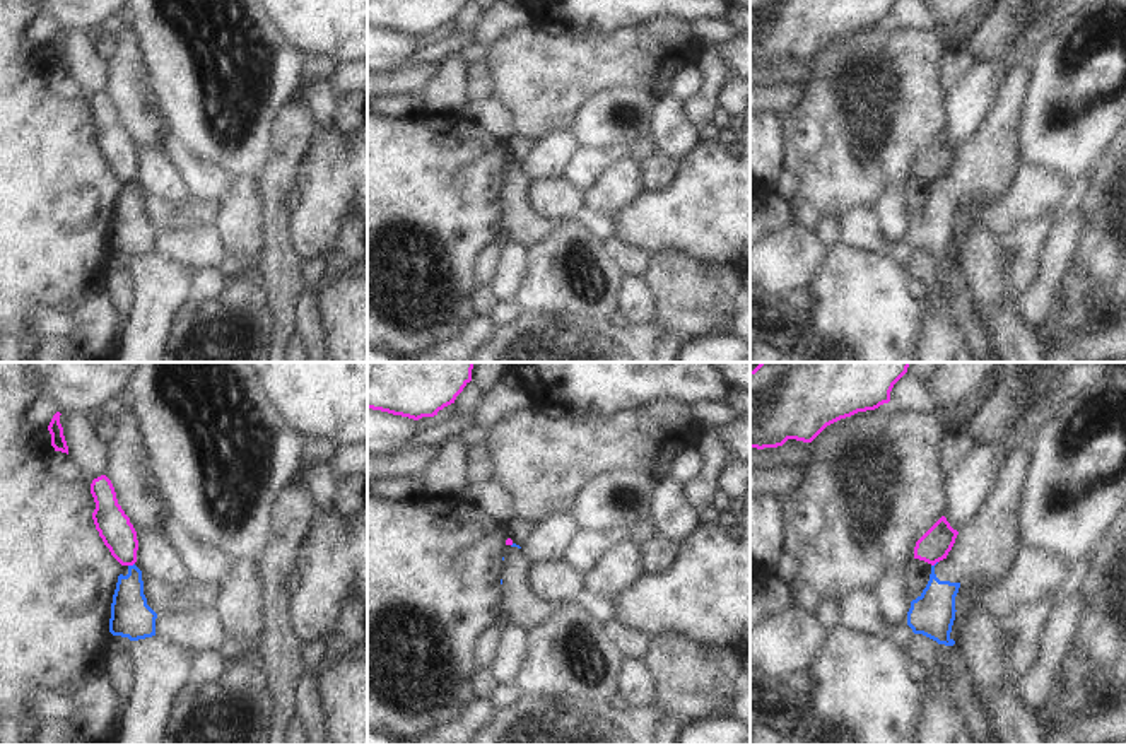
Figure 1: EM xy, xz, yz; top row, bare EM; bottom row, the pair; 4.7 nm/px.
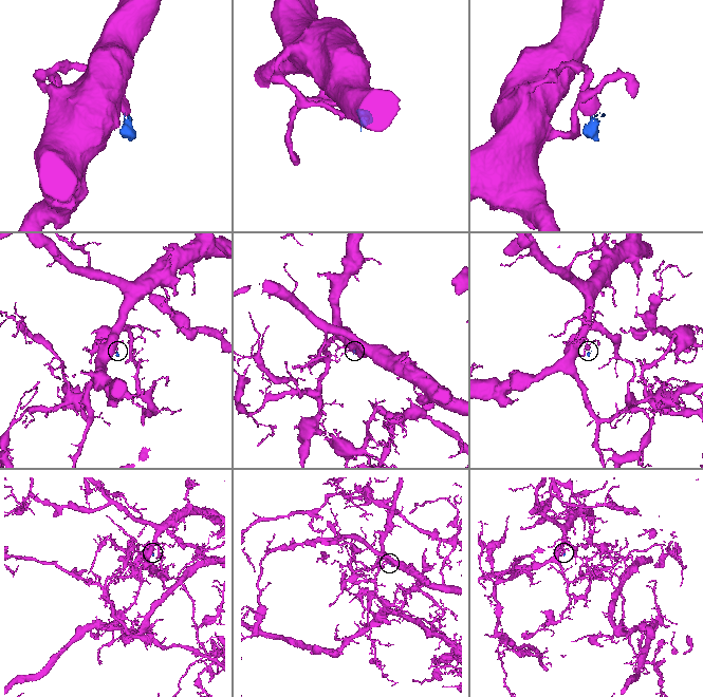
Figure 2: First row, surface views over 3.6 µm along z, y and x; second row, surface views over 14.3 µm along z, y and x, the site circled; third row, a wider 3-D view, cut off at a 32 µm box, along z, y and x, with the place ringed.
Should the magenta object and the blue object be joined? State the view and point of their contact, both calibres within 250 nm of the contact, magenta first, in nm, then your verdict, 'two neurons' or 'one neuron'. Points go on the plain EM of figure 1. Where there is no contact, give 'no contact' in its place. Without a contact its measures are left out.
xy (130, 181) | 160/190 nm | two neurons

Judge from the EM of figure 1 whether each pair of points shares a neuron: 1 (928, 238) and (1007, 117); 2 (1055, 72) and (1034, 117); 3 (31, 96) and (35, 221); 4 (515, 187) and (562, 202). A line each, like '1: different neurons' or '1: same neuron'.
1: same neuron
2: same neuron
3: same neuron
4: different neurons

